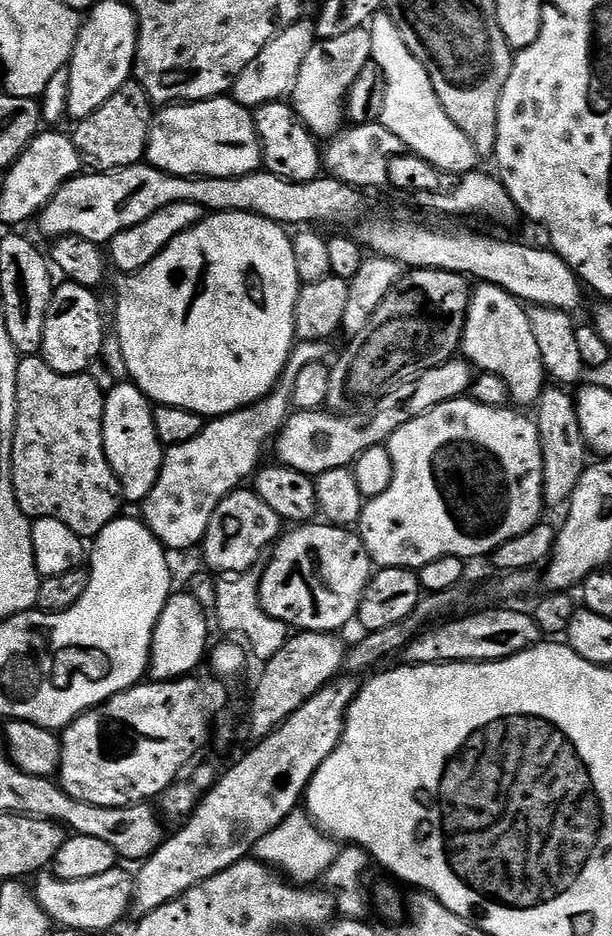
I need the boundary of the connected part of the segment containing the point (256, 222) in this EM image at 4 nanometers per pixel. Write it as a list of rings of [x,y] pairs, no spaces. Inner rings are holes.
[[[241,212],[208,214],[199,224],[178,234],[178,238],[174,238],[174,242],[170,242],[170,246],[163,248],[145,268],[131,273],[132,280],[126,286],[125,292],[114,296],[114,302],[116,302],[114,335],[120,340],[122,354],[126,354],[126,366],[131,383],[137,384],[147,394],[149,400],[157,405],[174,406],[182,410],[197,412],[199,416],[205,418],[215,418],[228,416],[239,408],[261,400],[265,394],[271,392],[280,383],[280,376],[297,343],[294,330],[294,306],[298,302],[301,285],[298,270],[294,267],[292,236],[284,232],[287,231],[281,225],[254,214],[242,214]]]

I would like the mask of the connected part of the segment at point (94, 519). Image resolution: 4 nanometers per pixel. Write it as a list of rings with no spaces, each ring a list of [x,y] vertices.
[[[43,355],[25,356],[18,366],[18,382],[16,383],[16,425],[14,426],[14,438],[12,439],[12,481],[14,482],[14,494],[18,498],[18,506],[30,518],[58,518],[58,522],[66,522],[74,534],[81,538],[95,538],[99,536],[100,531],[121,515],[120,504],[122,497],[120,495],[120,483],[106,458],[104,449],[104,397],[105,389],[100,389],[98,381],[92,377],[92,374],[62,374],[54,370],[44,361]]]

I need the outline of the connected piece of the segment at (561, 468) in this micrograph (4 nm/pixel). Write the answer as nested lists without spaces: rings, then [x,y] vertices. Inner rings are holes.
[[[564,386],[545,387],[544,393],[536,399],[534,419],[542,446],[544,503],[549,509],[556,508],[559,504],[560,507],[567,505],[590,463],[590,449],[584,443],[584,435],[577,420],[573,393]]]

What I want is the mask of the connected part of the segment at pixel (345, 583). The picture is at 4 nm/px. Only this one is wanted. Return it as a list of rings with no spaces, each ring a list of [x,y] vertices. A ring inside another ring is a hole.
[[[305,522],[293,527],[292,532],[285,531],[277,539],[260,577],[260,609],[270,618],[287,624],[289,629],[302,632],[339,633],[348,623],[357,619],[362,602],[362,594],[370,582],[374,565],[366,546],[359,535],[348,528],[337,528],[327,522]]]

